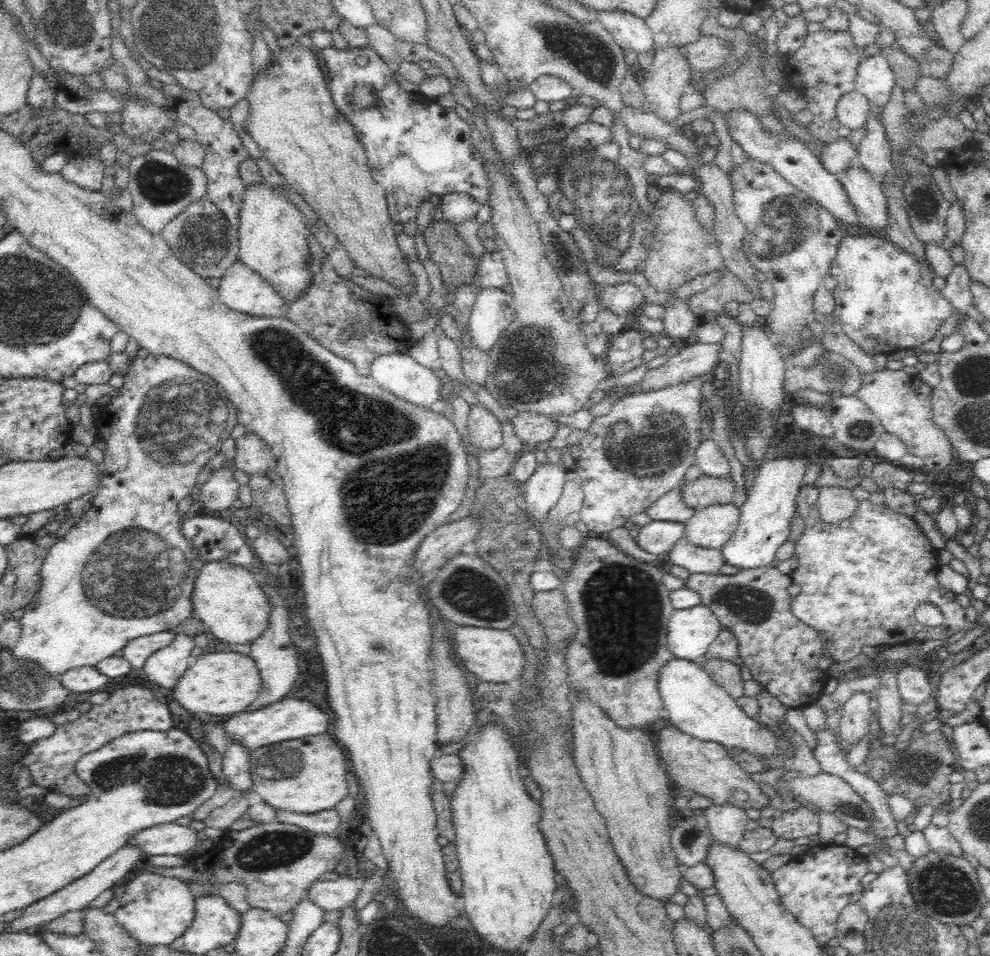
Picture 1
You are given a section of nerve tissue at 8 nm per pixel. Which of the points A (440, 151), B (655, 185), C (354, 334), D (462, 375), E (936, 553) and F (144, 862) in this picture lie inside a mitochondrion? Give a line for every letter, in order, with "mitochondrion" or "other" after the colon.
A: other
B: other
C: mitochondrion
D: other
E: other
F: other

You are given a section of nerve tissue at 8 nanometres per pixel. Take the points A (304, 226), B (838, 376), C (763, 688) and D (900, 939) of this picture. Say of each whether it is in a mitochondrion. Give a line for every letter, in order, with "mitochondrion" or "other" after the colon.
A: other
B: mitochondrion
C: other
D: mitochondrion

